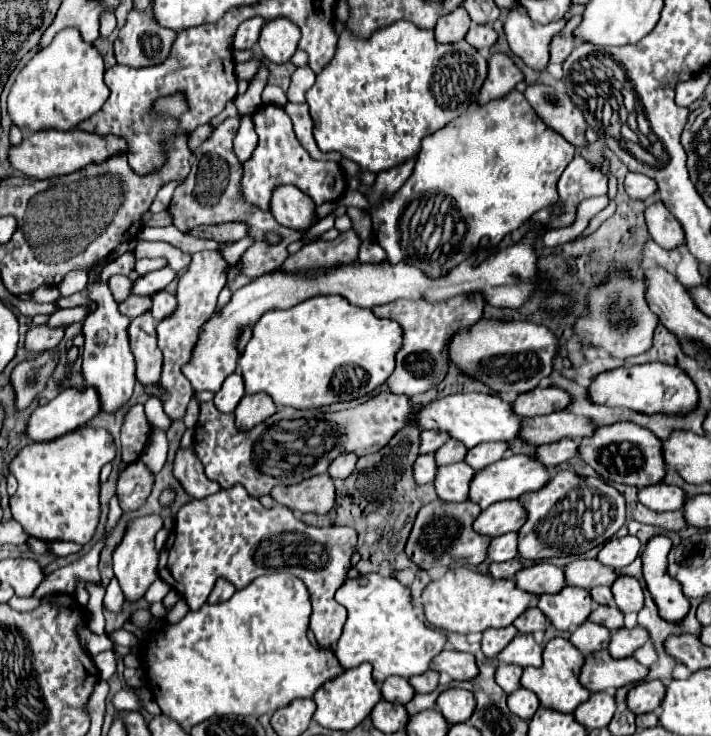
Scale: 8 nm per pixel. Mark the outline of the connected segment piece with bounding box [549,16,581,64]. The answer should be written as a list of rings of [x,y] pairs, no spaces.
[[[573,16],[567,20],[565,28],[553,36],[551,40],[551,46],[549,46],[549,64],[563,64],[567,60],[567,56],[573,52],[575,48],[575,40],[571,40],[571,32],[579,26],[579,20],[581,16]]]

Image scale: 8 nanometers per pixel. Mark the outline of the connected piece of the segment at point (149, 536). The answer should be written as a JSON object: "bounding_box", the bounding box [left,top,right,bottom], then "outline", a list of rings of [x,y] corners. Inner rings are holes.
{"bounding_box":[113,516,163,602],"outline":[[[141,516],[129,522],[129,528],[121,540],[121,544],[113,552],[113,570],[115,578],[119,580],[119,586],[123,590],[123,596],[127,602],[137,602],[143,598],[147,588],[159,578],[157,576],[157,560],[159,552],[155,550],[155,534],[163,526],[161,516]]]}

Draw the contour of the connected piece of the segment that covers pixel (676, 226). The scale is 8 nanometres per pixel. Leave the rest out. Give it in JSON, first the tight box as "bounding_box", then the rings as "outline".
{"bounding_box":[645,202,685,250],"outline":[[[661,202],[647,206],[645,218],[647,218],[651,238],[661,248],[675,250],[675,248],[679,248],[683,244],[685,234],[683,234],[683,228],[681,228],[679,220]]]}

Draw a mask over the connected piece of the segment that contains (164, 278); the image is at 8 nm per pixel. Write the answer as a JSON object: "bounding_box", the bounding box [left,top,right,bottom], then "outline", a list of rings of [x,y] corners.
{"bounding_box":[133,266,177,296],"outline":[[[165,266],[161,270],[155,270],[155,272],[149,272],[149,274],[141,276],[133,284],[133,294],[137,294],[137,296],[153,296],[153,294],[161,292],[175,276],[177,276],[177,272],[171,270],[169,266]]]}

